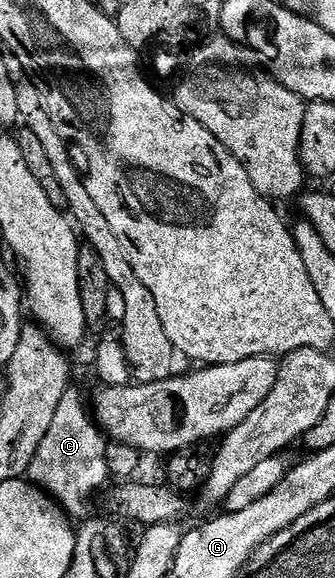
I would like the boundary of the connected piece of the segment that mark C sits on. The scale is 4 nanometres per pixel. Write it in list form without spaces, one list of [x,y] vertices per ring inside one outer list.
[[[69,389],[65,397],[61,397],[53,425],[49,425],[49,433],[45,433],[45,441],[41,441],[41,449],[37,449],[37,457],[33,457],[27,475],[30,482],[43,488],[72,520],[83,521],[92,514],[91,498],[108,486],[111,471],[106,459],[109,440],[95,422],[88,400],[86,403],[82,393],[75,390]]]

